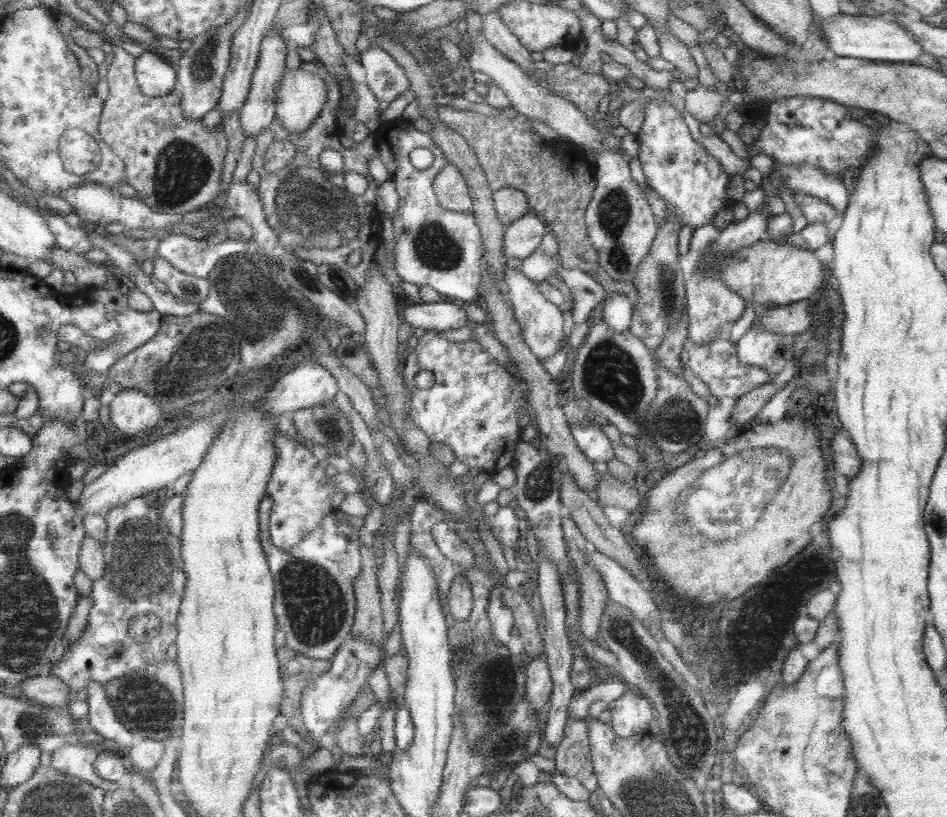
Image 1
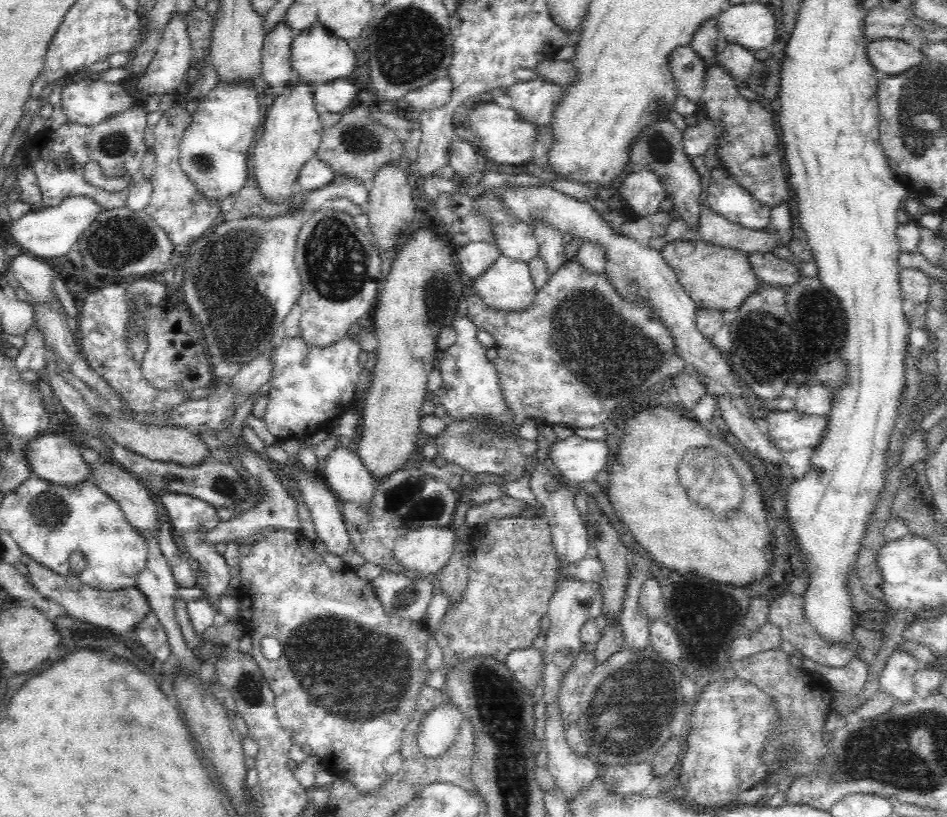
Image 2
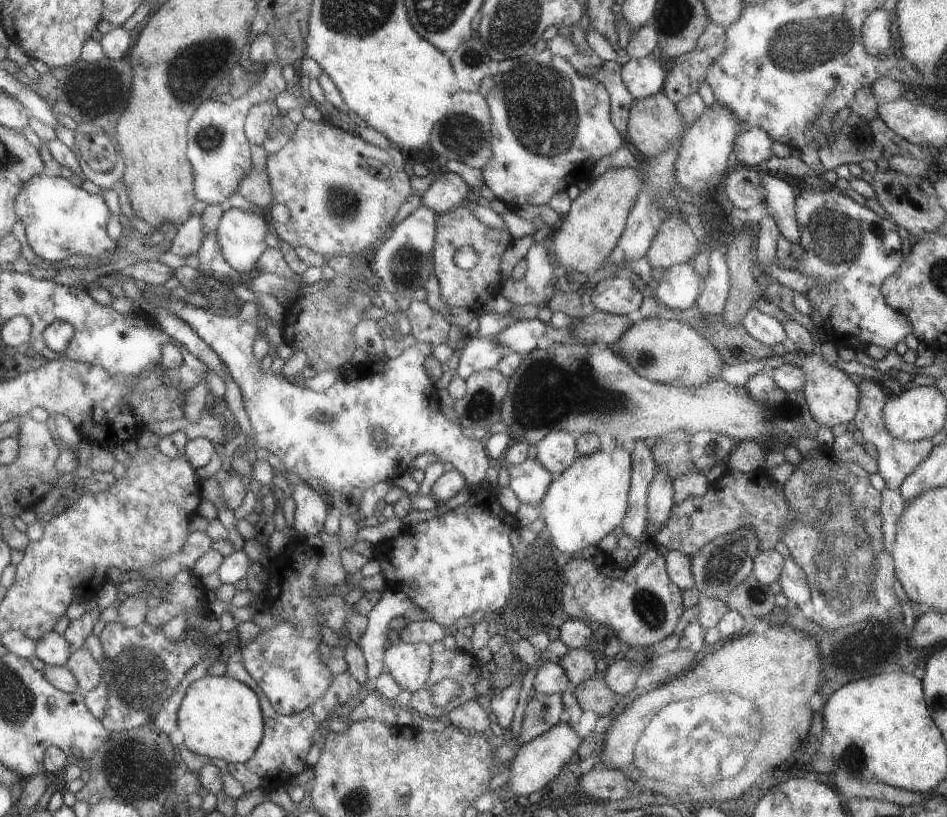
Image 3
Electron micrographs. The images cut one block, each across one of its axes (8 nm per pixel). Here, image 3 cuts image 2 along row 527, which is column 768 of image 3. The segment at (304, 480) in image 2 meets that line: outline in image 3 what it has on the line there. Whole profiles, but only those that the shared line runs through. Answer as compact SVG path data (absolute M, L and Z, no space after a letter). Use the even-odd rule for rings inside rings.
M752 307L746 312L741 323L754 340L758 340L766 346L773 347L776 344L782 344L787 338L782 323L756 307Z

